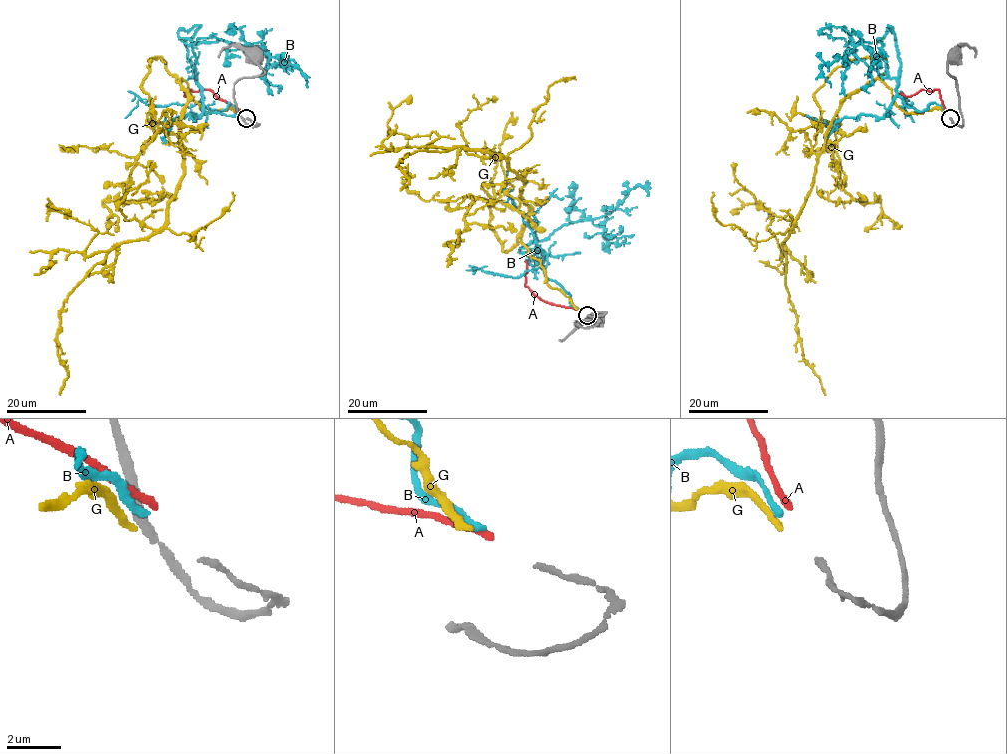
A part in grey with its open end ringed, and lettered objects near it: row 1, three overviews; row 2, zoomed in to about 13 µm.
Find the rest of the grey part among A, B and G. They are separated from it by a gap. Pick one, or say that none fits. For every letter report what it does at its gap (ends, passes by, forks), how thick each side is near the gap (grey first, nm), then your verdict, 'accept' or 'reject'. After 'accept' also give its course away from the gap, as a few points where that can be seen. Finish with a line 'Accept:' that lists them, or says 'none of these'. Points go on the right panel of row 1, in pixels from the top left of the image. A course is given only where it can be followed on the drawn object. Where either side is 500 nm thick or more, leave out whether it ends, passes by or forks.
A: it ends; calibres 240 and 280 nm; reject
B: it ends; calibres 240 and 260 nm; accept; course (945, 112), (935, 103), (922, 111), (904, 103), (888, 26), (877, 41), (859, 41), (822, 65), (830, 87)
G: it ends; calibres 240 and 240 nm; reject
Accept: B

